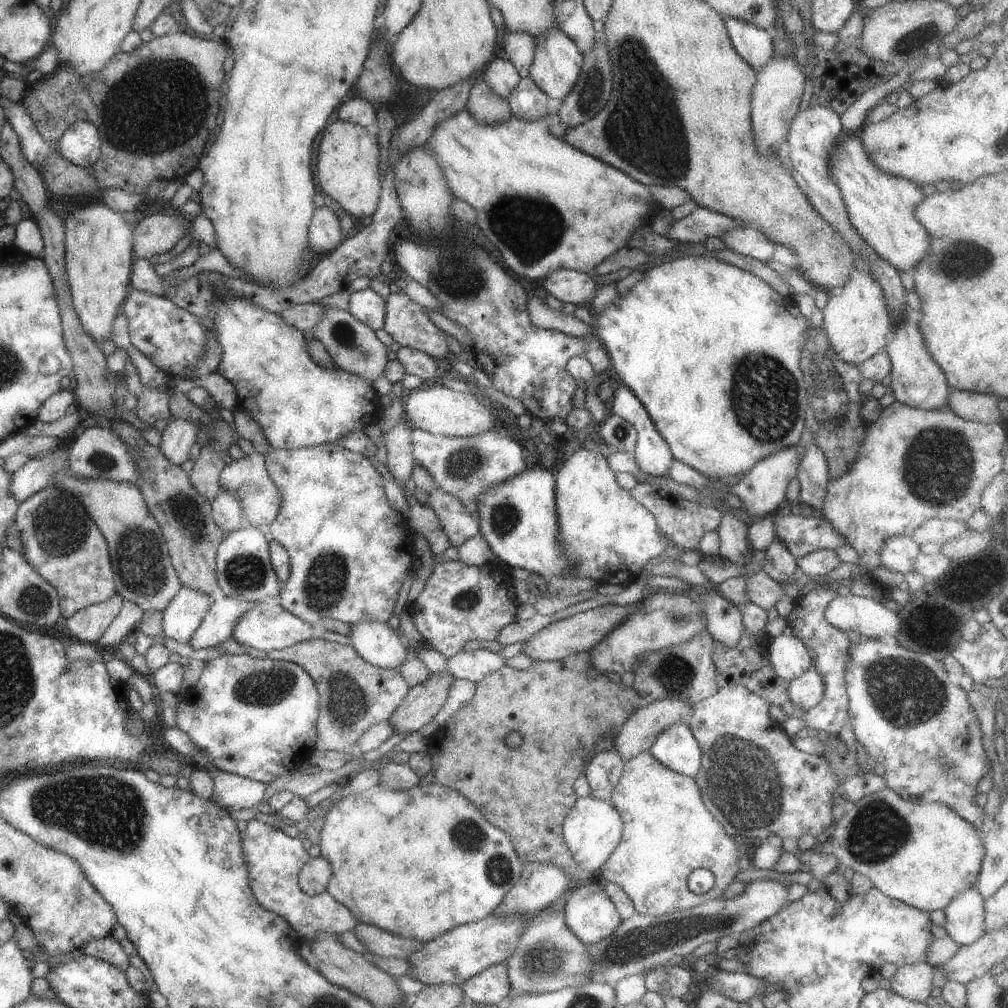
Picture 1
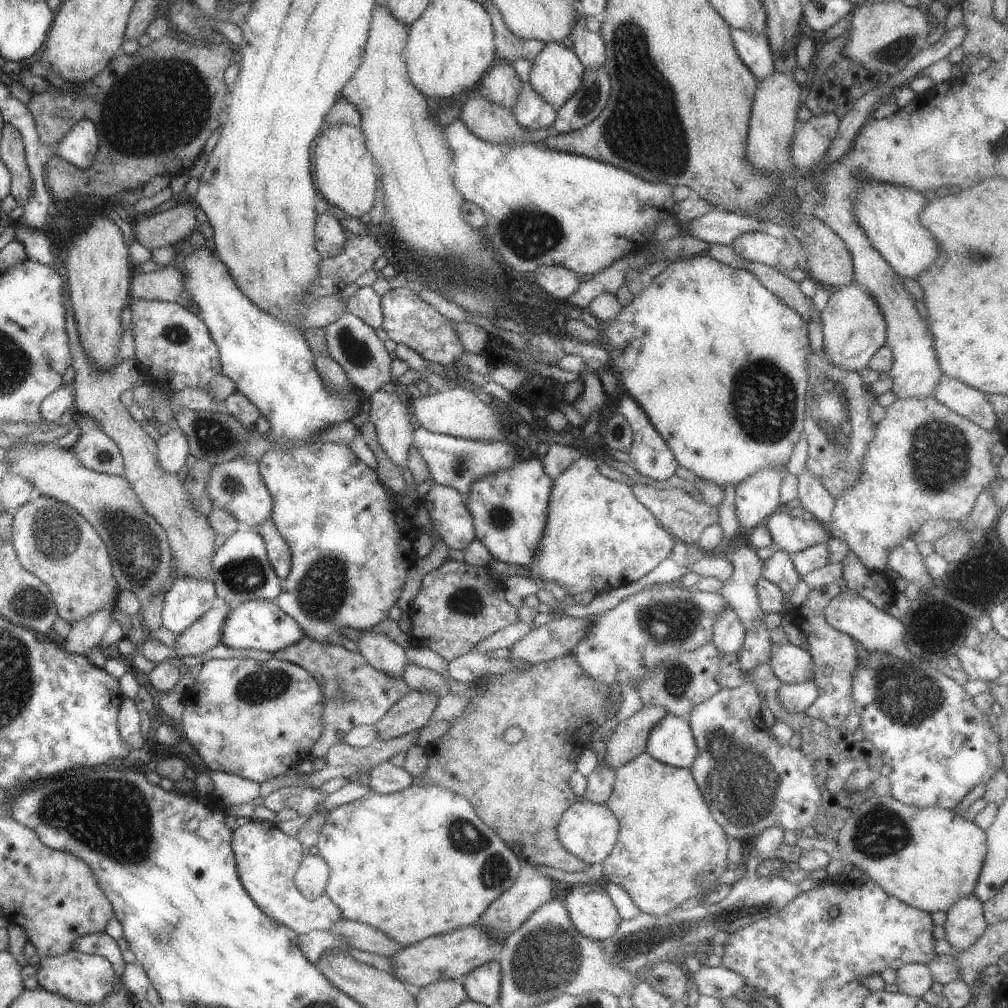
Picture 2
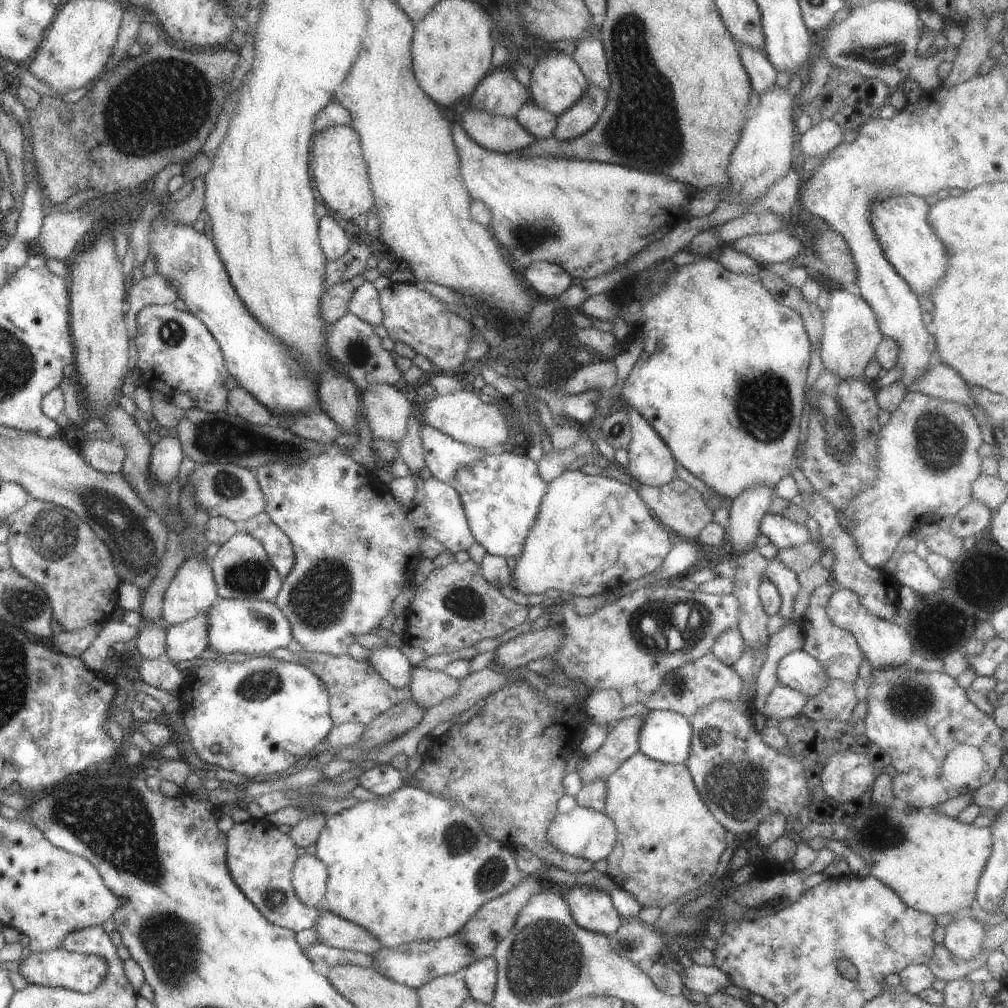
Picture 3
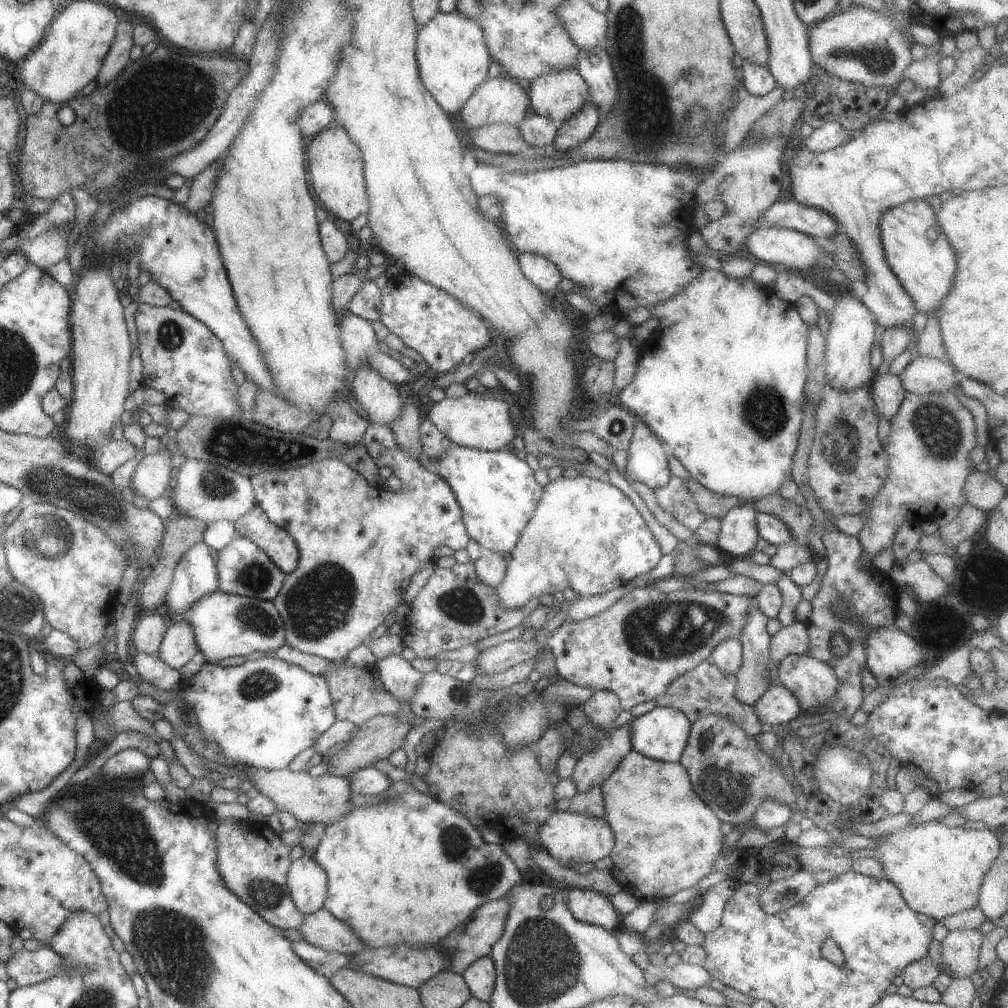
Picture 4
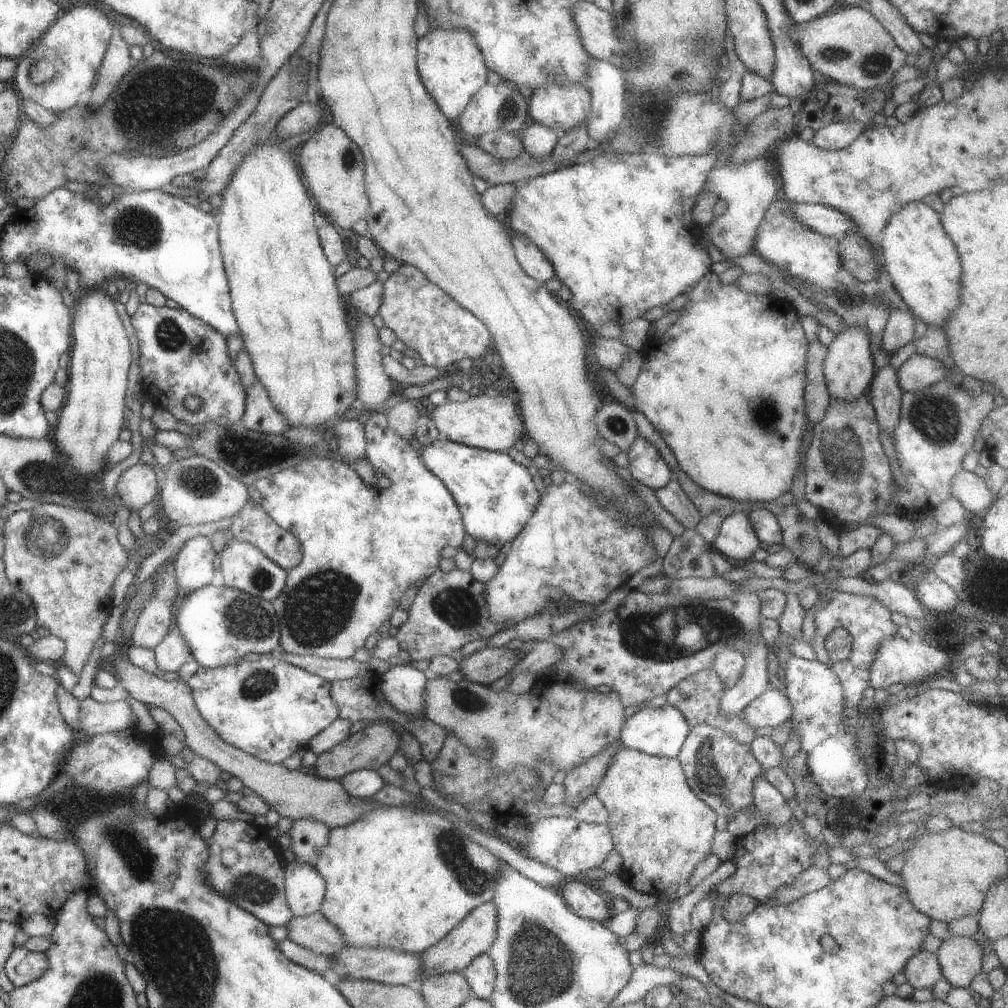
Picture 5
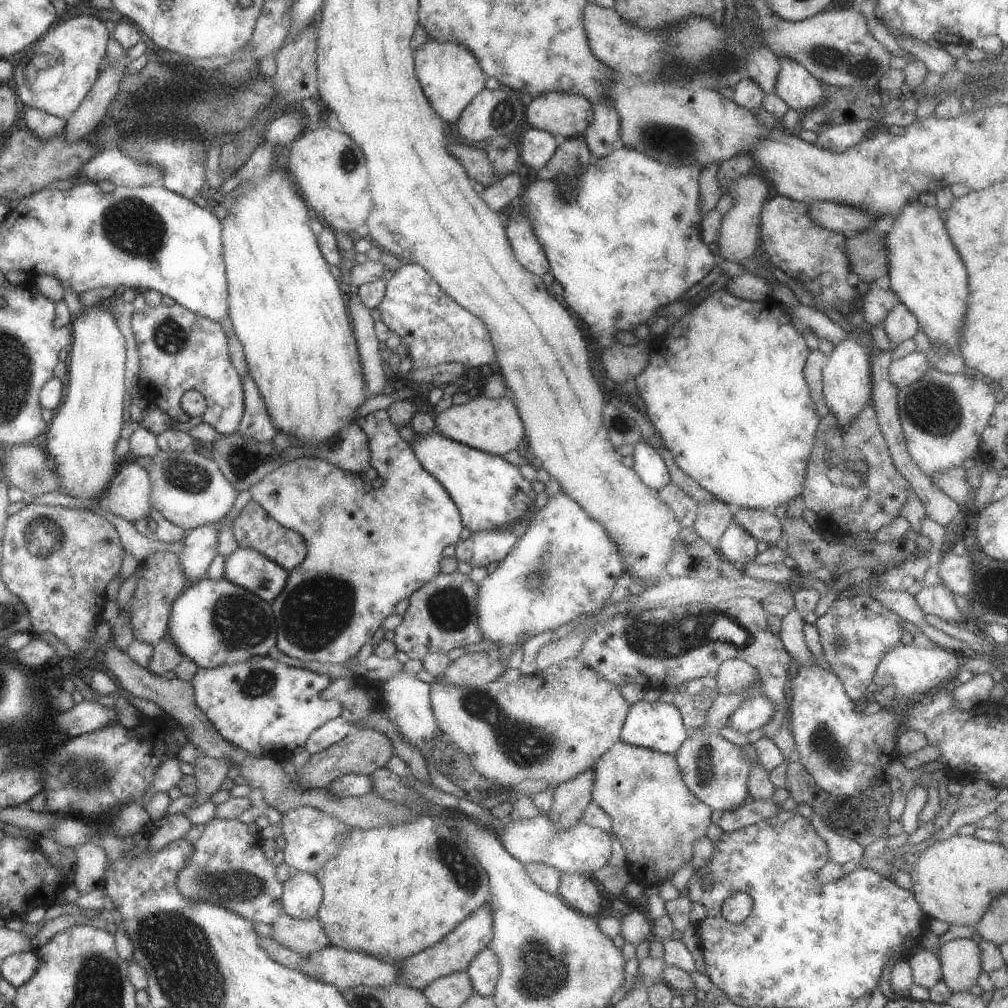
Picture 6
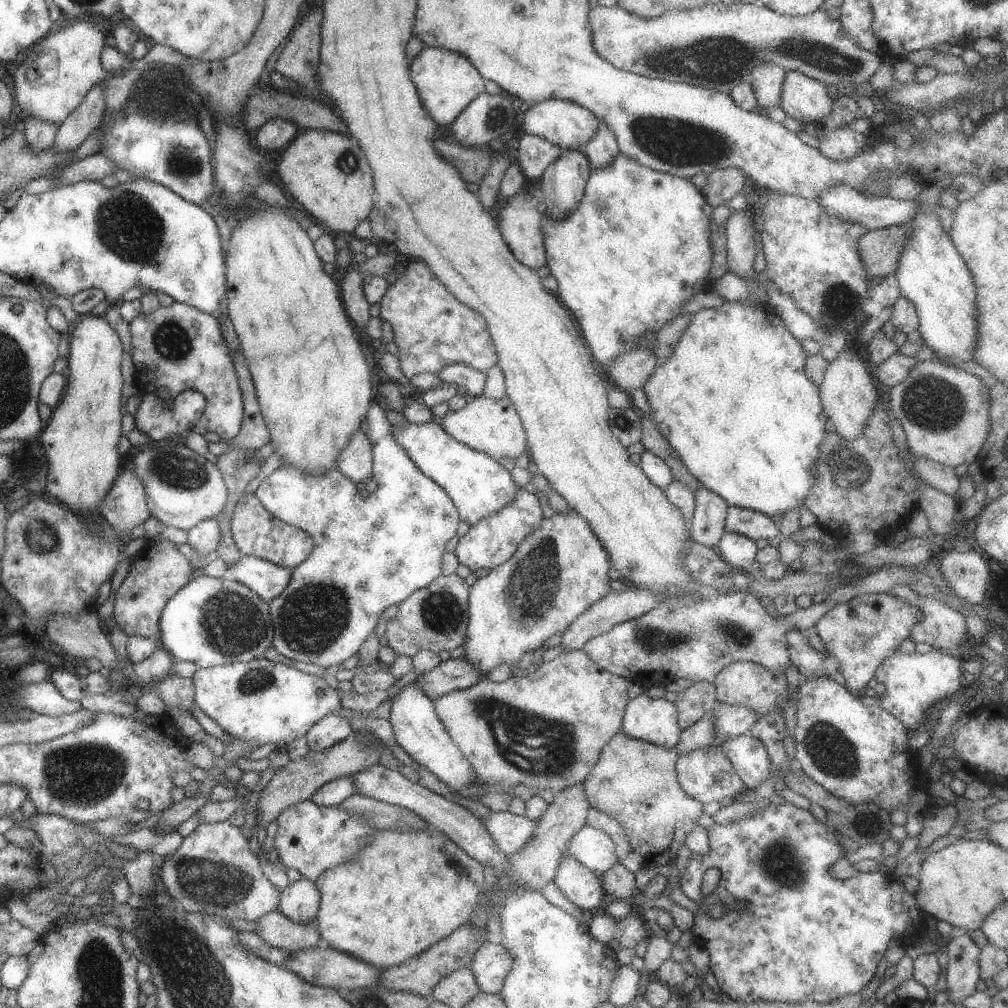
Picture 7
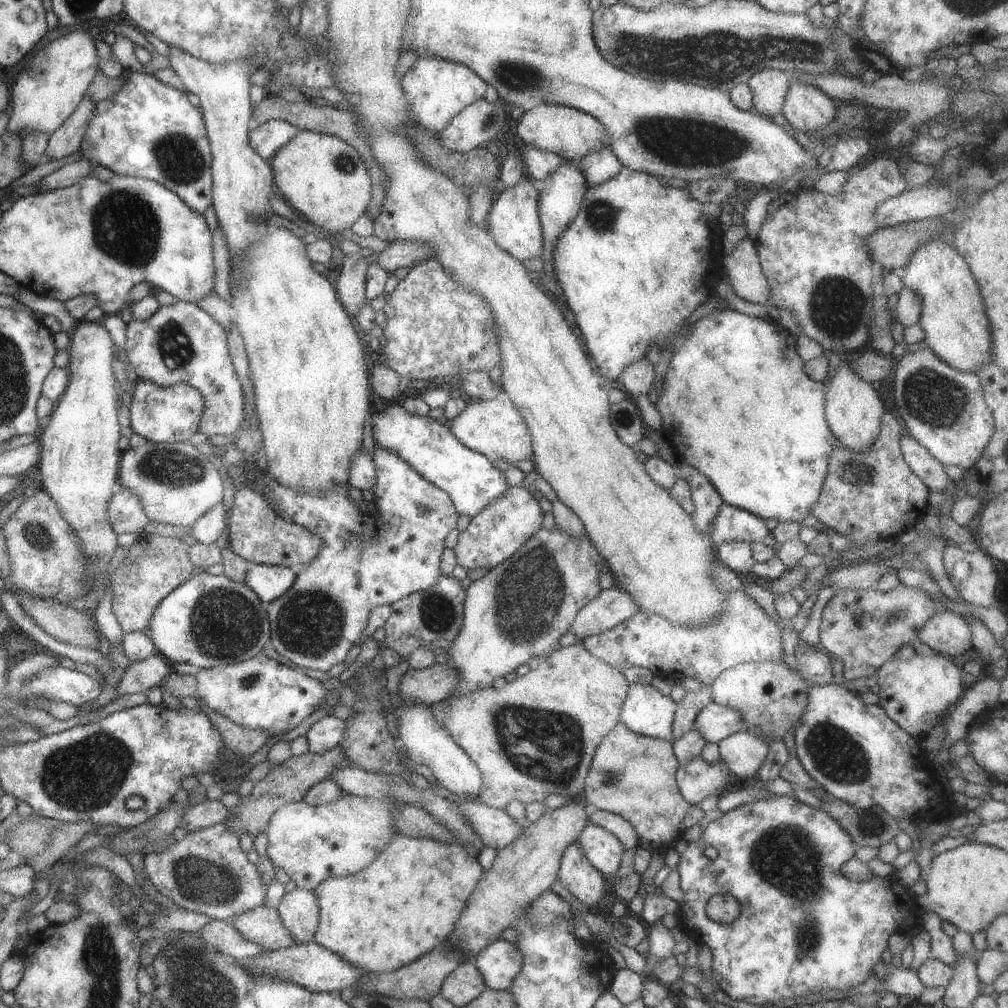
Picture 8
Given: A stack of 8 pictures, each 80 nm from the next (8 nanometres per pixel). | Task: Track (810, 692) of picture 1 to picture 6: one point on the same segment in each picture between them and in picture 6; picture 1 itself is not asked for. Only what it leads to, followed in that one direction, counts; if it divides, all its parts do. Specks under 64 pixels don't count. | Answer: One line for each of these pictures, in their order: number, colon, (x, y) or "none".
2: (796, 697)
3: (782, 702)
4: (776, 705)
5: (770, 708)
6: (754, 712)

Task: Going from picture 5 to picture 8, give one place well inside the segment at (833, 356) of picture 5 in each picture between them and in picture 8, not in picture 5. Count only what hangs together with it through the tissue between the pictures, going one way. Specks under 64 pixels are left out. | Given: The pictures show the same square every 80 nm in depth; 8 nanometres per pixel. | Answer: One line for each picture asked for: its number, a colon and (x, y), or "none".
6: (845, 387)
7: (848, 395)
8: (852, 408)

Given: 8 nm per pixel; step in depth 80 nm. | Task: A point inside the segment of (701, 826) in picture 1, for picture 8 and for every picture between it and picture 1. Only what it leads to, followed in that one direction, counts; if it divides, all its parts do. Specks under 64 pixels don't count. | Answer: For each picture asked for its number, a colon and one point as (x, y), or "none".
2: (666, 835)
3: (667, 845)
4: (665, 839)
5: (661, 831)
6: (655, 819)
7: (635, 783)
8: (630, 775)

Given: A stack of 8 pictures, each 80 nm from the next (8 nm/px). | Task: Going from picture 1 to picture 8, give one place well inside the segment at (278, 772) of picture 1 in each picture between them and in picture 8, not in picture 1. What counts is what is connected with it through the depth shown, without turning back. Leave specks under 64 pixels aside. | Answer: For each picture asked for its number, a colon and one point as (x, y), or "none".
2: (255, 720)
3: (256, 716)
4: (261, 713)
5: (267, 708)
6: (267, 709)
7: (261, 703)
8: (258, 693)

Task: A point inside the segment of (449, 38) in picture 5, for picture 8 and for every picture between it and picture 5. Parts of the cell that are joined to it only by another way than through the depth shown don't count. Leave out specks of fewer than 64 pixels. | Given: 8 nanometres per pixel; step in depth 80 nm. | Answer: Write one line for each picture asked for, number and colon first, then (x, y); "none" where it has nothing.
6: (449, 76)
7: (446, 82)
8: (437, 89)

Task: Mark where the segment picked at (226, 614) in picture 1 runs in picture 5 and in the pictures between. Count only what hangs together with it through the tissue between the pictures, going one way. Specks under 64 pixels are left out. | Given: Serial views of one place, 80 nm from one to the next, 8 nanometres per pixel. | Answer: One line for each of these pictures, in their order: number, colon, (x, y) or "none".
2: (203, 634)
3: (186, 641)
4: (177, 647)
5: (171, 652)

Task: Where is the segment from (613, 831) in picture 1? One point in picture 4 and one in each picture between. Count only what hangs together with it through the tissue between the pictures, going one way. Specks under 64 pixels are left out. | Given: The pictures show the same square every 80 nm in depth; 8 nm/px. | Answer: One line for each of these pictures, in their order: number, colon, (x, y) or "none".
2: (588, 831)
3: (587, 834)
4: (568, 837)

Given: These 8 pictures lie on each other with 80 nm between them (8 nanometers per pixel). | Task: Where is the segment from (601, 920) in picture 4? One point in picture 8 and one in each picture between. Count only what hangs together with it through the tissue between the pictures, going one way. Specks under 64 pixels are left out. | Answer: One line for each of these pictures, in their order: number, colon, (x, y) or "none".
5: (584, 901)
6: (579, 892)
7: (581, 887)
8: (585, 883)

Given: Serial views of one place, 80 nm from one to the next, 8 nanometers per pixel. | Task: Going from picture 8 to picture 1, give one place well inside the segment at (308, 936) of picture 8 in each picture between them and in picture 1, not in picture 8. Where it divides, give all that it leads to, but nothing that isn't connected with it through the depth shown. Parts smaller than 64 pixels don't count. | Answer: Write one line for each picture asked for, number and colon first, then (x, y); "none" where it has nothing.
1: (312, 878)
2: (310, 878)
3: (308, 876)
4: (306, 882)
5: (304, 889)
6: (301, 895)
7: (298, 901)

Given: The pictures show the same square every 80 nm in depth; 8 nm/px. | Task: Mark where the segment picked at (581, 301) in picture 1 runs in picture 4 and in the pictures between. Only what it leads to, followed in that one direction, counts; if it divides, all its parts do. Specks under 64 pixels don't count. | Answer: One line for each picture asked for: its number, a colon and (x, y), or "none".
2: (558, 282)
3: (548, 279)
4: (541, 273)

